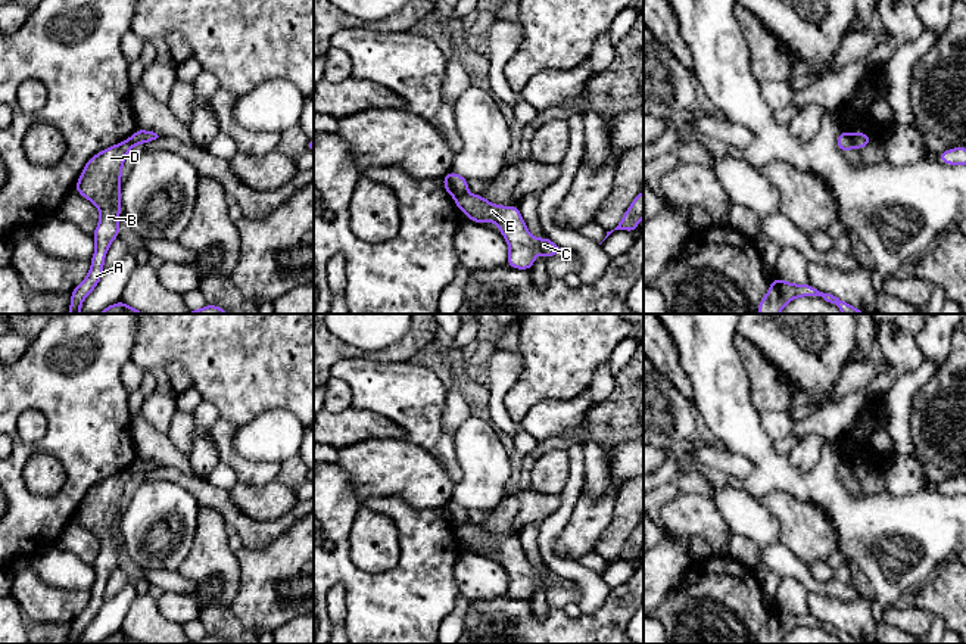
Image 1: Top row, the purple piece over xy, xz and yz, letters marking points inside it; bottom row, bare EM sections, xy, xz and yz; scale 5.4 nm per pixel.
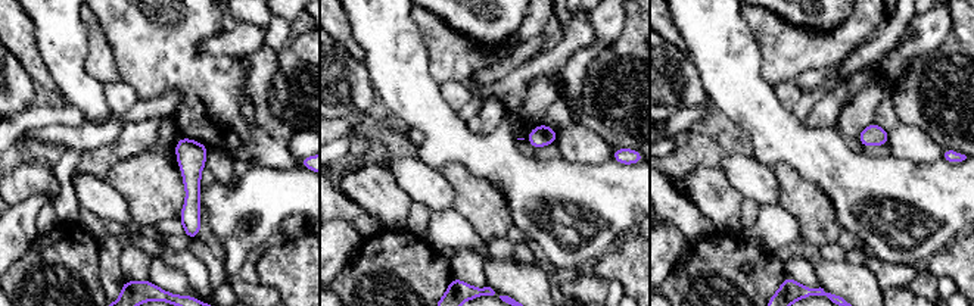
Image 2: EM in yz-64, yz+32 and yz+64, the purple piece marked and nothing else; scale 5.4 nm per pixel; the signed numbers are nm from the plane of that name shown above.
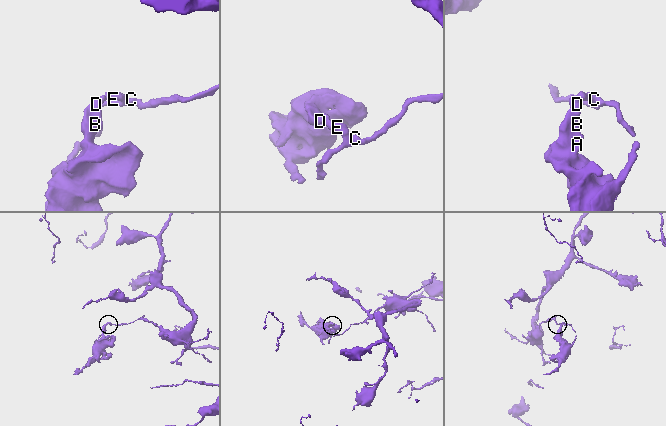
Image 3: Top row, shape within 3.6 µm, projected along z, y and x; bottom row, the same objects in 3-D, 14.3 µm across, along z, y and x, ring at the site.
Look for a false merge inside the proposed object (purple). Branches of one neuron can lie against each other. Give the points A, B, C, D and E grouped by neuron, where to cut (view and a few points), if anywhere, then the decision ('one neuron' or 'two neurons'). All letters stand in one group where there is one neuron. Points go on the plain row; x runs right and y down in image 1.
A B D / C E; cut in yz along (850, 464), (856, 476); two neurons

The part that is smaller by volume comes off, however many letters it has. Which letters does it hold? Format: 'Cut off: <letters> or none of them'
Cut off: A, B, D

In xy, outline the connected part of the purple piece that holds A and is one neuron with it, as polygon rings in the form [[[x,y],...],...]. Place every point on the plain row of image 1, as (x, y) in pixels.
[[[130,470],[110,476],[91,486],[77,514],[75,520],[93,532],[100,539],[100,551],[91,564],[96,581],[91,587],[91,597],[87,607],[71,622],[71,635],[68,644],[81,644],[82,631],[96,619],[103,606],[103,592],[110,573],[119,563],[119,547],[122,542],[119,523],[122,519],[121,503],[128,482],[133,479]]]

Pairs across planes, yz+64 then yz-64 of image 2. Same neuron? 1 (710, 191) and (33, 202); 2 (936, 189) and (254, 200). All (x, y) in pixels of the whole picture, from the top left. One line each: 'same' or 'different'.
1: different
2: same

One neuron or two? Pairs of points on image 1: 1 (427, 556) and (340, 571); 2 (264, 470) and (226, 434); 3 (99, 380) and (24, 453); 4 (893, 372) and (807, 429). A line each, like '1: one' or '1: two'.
1: one
2: one
3: one
4: one

